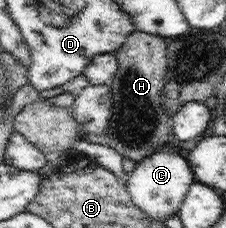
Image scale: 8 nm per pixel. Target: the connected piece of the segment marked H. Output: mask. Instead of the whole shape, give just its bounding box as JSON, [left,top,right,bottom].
[105,31,174,164]

